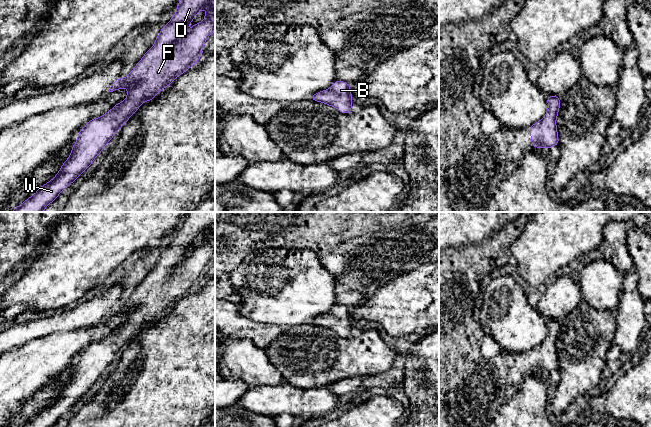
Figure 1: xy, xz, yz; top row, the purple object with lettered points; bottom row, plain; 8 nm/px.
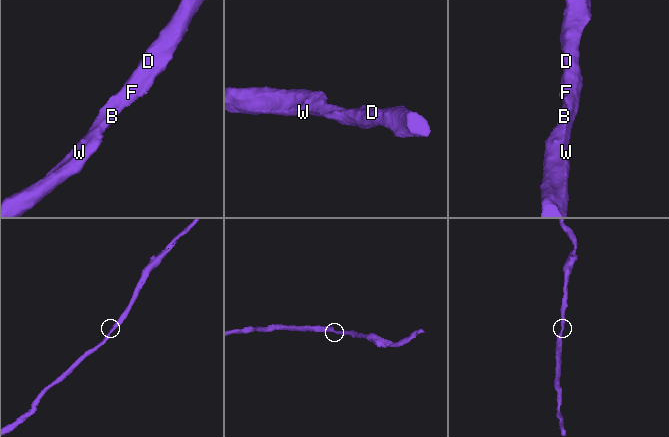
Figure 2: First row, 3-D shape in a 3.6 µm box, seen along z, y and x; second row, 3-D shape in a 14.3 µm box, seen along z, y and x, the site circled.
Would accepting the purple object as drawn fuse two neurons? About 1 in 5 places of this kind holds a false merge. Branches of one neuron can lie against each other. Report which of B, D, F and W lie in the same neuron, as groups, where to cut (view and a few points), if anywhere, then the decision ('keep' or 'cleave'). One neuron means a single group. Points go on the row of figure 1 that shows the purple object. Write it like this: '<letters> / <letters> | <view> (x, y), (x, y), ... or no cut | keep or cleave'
B D F W | no cut | keep

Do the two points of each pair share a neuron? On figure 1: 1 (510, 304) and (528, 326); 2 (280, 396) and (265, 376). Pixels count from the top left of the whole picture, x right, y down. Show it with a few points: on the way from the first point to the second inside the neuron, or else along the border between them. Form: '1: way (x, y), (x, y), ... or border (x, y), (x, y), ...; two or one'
1: way (511, 309), (523, 321); one
2: border (285, 382), (253, 386); two

